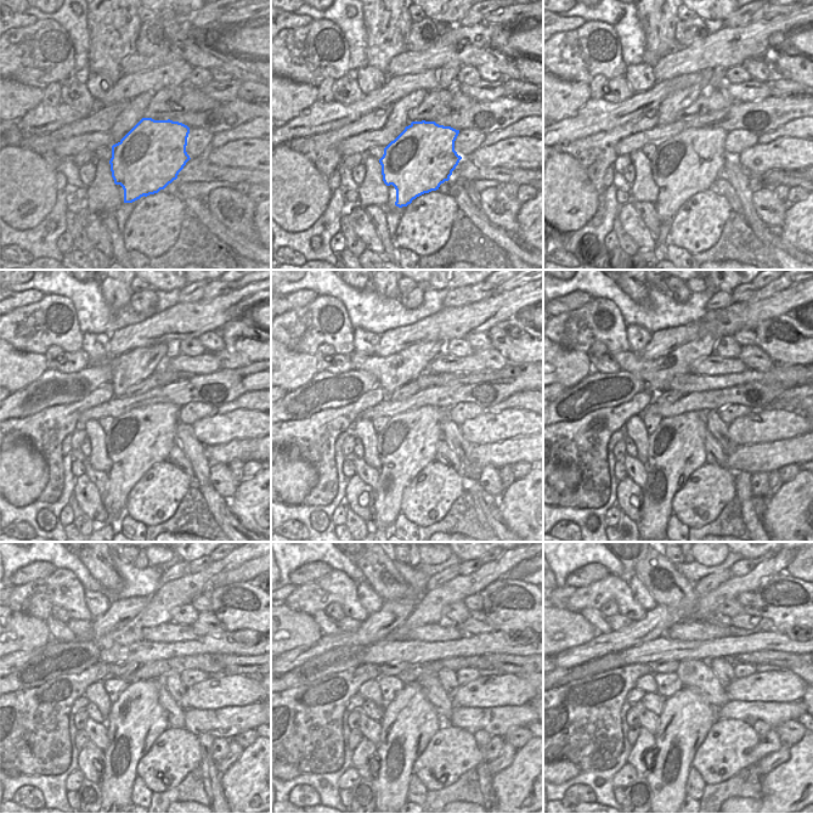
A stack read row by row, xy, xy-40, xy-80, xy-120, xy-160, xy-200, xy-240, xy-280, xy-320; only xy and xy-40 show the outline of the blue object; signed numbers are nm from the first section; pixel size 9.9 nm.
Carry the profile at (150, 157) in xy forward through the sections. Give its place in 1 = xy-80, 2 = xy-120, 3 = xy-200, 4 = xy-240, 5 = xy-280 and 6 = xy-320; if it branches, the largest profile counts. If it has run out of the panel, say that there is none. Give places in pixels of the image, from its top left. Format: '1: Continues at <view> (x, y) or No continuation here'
1: Continues at xy-80 (688, 163)
2: Continues at xy-120 (142, 437)
3: Continues at xy-200 (681, 439)
4: Continues at xy-240 (137, 712)
5: Continues at xy-280 (410, 713)
6: Continues at xy-320 (688, 718).

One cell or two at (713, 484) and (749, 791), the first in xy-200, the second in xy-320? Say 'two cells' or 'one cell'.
two cells

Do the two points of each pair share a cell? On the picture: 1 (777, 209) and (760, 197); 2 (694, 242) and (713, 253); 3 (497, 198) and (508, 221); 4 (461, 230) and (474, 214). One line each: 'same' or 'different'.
1: same
2: different
3: same
4: different

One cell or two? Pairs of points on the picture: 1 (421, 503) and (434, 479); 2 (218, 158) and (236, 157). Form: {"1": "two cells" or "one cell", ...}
{"1": "one cell", "2": "one cell"}

